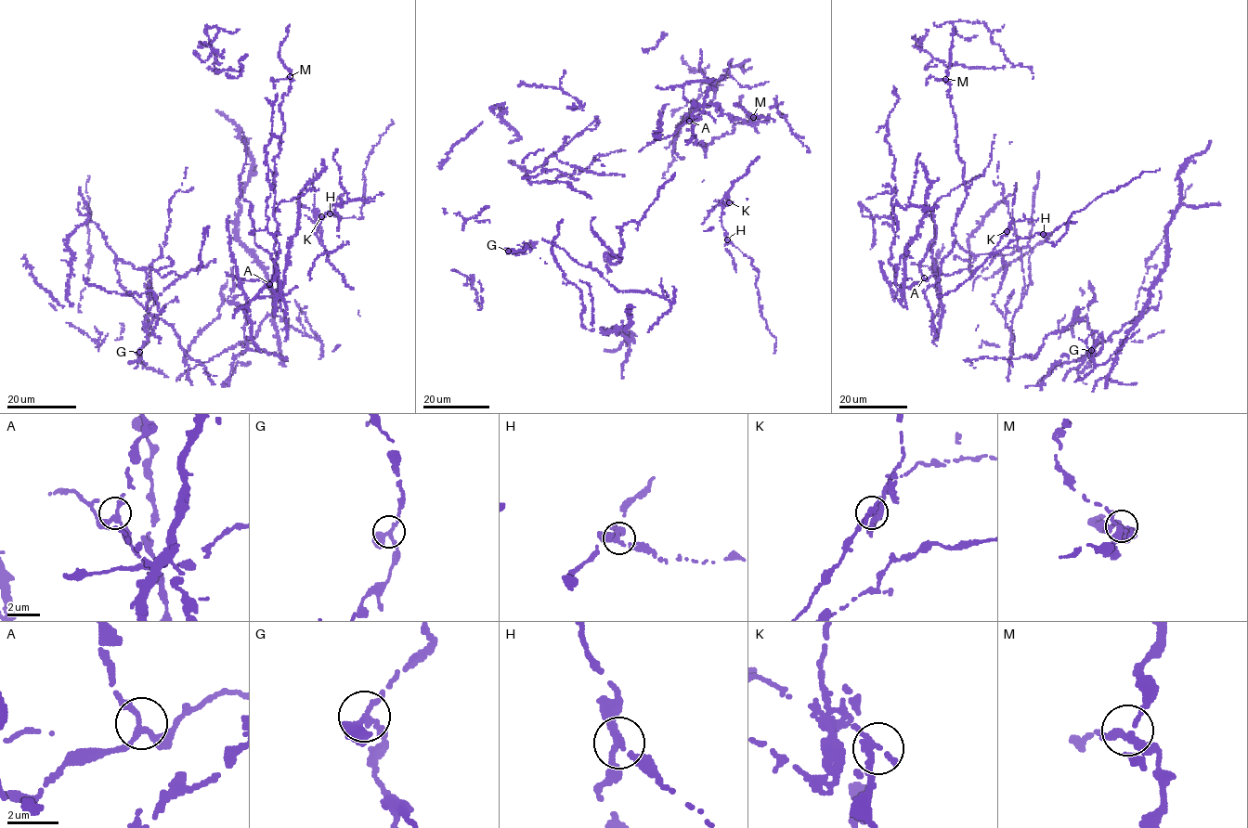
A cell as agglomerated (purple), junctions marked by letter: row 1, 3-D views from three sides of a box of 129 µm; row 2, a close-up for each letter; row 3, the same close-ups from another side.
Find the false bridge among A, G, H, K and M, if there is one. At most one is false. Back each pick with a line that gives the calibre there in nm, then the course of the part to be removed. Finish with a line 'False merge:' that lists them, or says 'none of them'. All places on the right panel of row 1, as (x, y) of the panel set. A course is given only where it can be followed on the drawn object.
K: calibre 240 nm; course (1007, 230), (1012, 221), (1015, 184)
False merge: K

